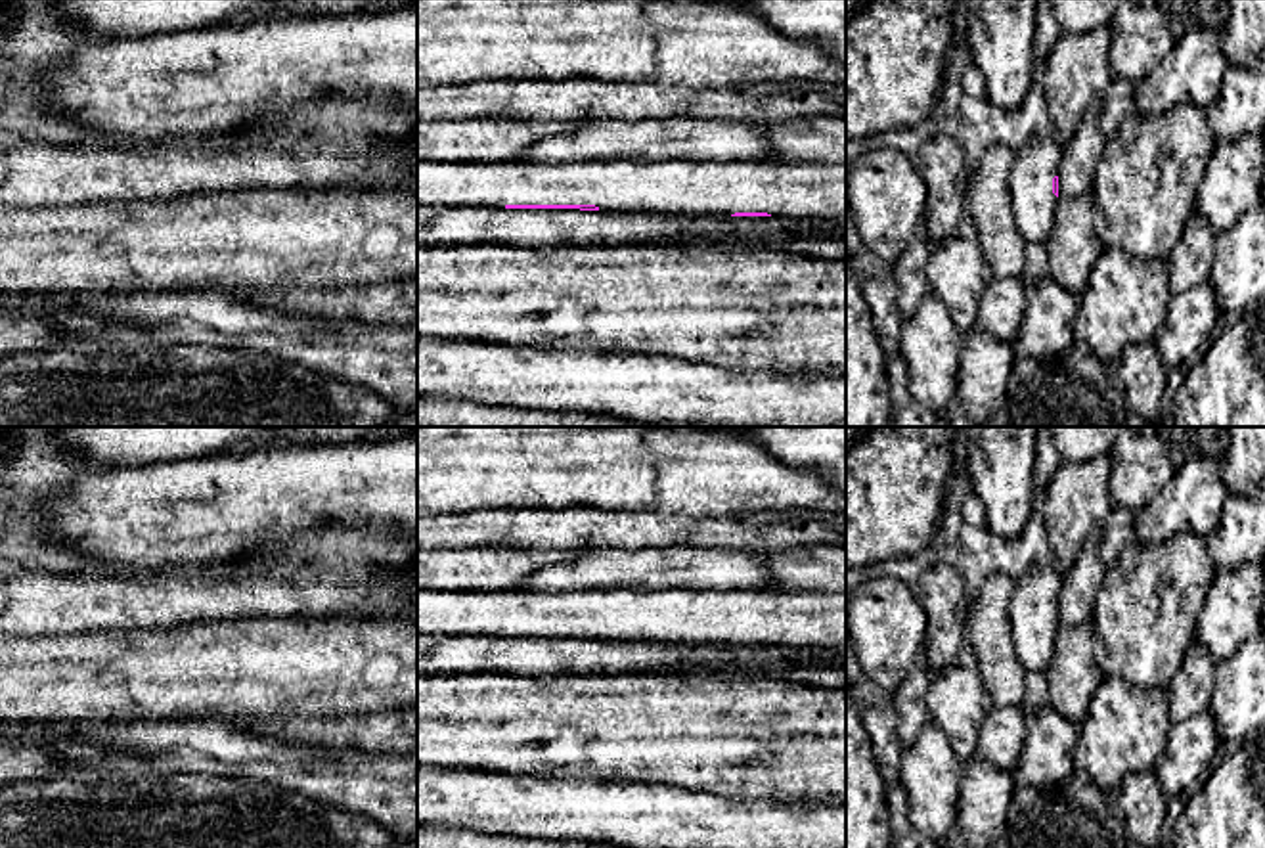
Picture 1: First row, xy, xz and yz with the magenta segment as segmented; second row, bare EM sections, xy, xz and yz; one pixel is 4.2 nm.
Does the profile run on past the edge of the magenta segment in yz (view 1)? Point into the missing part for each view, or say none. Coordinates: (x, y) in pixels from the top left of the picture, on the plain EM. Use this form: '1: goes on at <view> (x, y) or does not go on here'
1: goes on at yz (1036, 592)

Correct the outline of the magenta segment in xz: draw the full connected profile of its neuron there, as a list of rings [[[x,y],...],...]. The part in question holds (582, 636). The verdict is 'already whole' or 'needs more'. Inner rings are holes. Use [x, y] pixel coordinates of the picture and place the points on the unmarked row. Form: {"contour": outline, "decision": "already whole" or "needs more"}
{"contour": [[[417,588],[417,634],[846,651],[846,591]]], "decision": "needs more"}

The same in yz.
{"contour": [[[1032,565],[1014,578],[1009,595],[1009,636],[1026,672],[1043,672],[1053,658],[1060,588],[1062,569],[1056,565]]], "decision": "needs more"}

